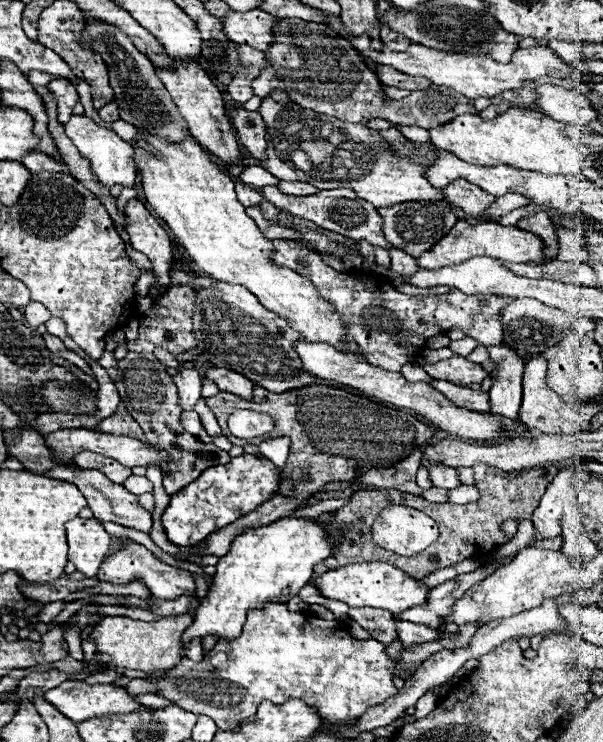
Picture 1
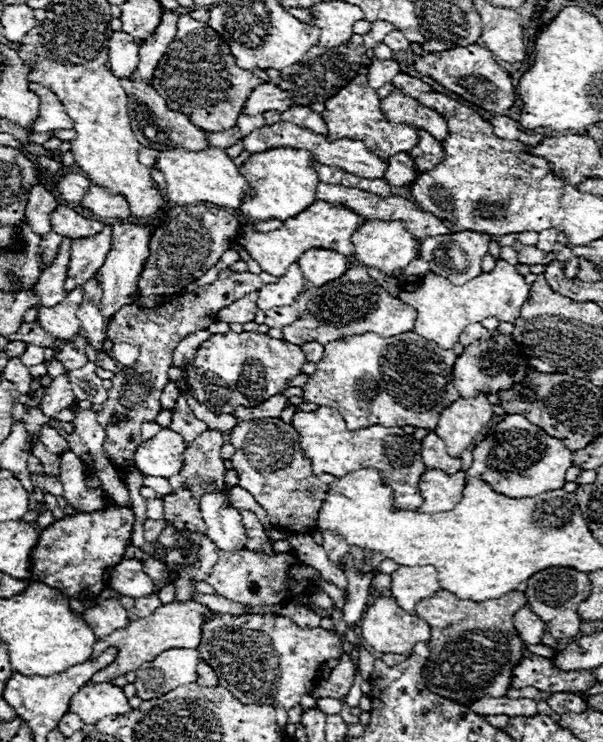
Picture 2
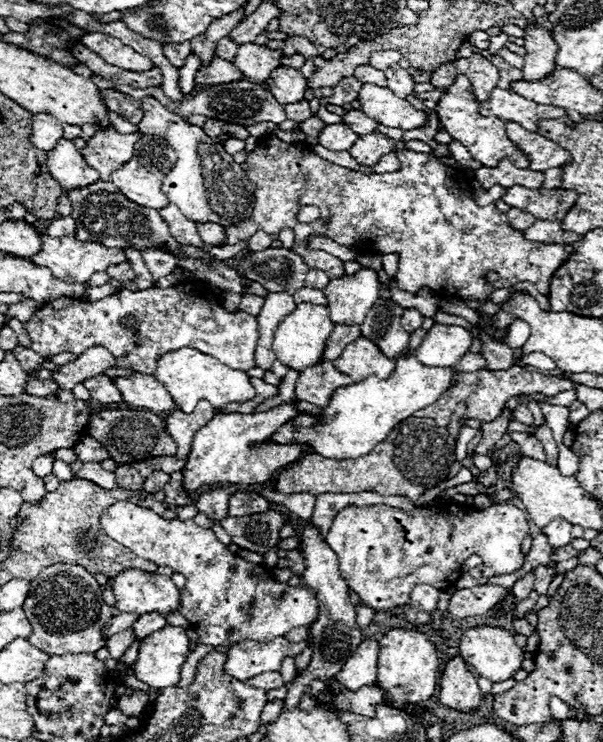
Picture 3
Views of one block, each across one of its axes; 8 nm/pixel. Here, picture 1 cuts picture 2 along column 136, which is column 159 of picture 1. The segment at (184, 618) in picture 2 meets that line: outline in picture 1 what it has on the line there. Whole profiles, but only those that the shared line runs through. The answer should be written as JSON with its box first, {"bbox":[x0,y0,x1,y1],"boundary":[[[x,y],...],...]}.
{"bbox":[92,612,204,670],"boundary":[[[186,612],[180,616],[166,616],[162,620],[142,622],[132,620],[128,616],[106,616],[100,620],[100,624],[94,626],[92,638],[96,642],[96,650],[112,656],[112,668],[116,670],[166,670],[176,666],[184,656],[188,656],[194,662],[200,662],[204,658],[202,640],[192,640],[192,644],[182,644],[182,632],[192,624],[194,614]]]}

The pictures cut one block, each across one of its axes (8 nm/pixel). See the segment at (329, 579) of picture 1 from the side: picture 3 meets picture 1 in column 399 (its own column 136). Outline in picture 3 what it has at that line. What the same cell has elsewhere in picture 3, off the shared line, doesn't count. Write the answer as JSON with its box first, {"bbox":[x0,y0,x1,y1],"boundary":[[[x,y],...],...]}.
{"bbox":[110,568,180,616],"boundary":[[[130,568],[114,576],[110,586],[116,594],[116,608],[120,612],[146,614],[156,610],[168,616],[180,606],[180,590],[168,576],[156,572]]]}

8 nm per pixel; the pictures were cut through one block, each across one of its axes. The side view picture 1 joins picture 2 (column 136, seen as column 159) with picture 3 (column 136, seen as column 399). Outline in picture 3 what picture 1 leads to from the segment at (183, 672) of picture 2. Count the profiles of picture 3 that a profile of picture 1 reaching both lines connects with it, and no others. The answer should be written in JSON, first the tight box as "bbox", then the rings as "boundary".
{"bbox":[134,626,190,690],"boundary":[[[170,626],[154,632],[140,644],[138,660],[134,662],[134,676],[152,690],[164,690],[180,682],[182,664],[190,652],[186,630]]]}

